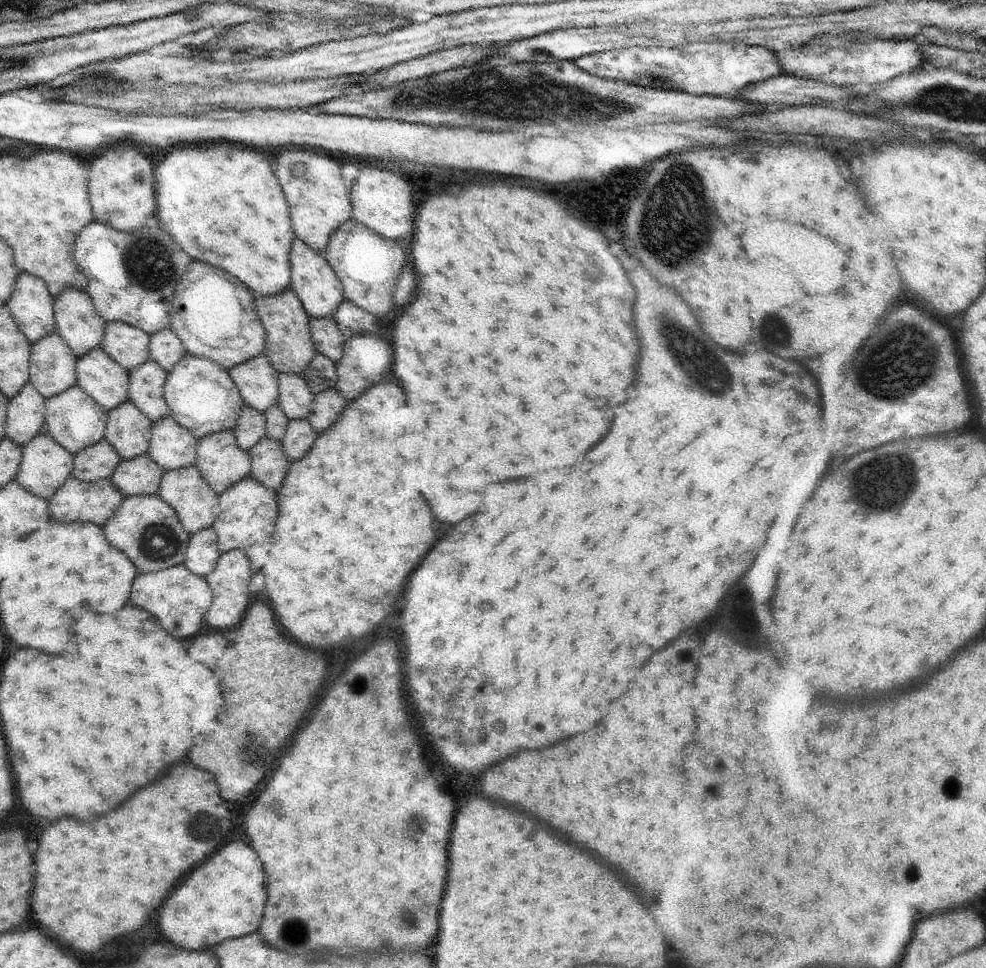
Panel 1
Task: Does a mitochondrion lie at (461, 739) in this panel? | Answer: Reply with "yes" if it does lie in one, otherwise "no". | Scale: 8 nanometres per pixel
yes

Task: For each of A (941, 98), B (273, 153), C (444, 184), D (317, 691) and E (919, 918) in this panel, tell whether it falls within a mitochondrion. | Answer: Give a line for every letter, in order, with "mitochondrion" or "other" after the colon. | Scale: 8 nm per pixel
A: mitochondrion
B: other
C: other
D: other
E: other

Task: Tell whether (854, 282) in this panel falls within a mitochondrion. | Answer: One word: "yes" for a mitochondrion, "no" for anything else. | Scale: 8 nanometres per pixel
no

